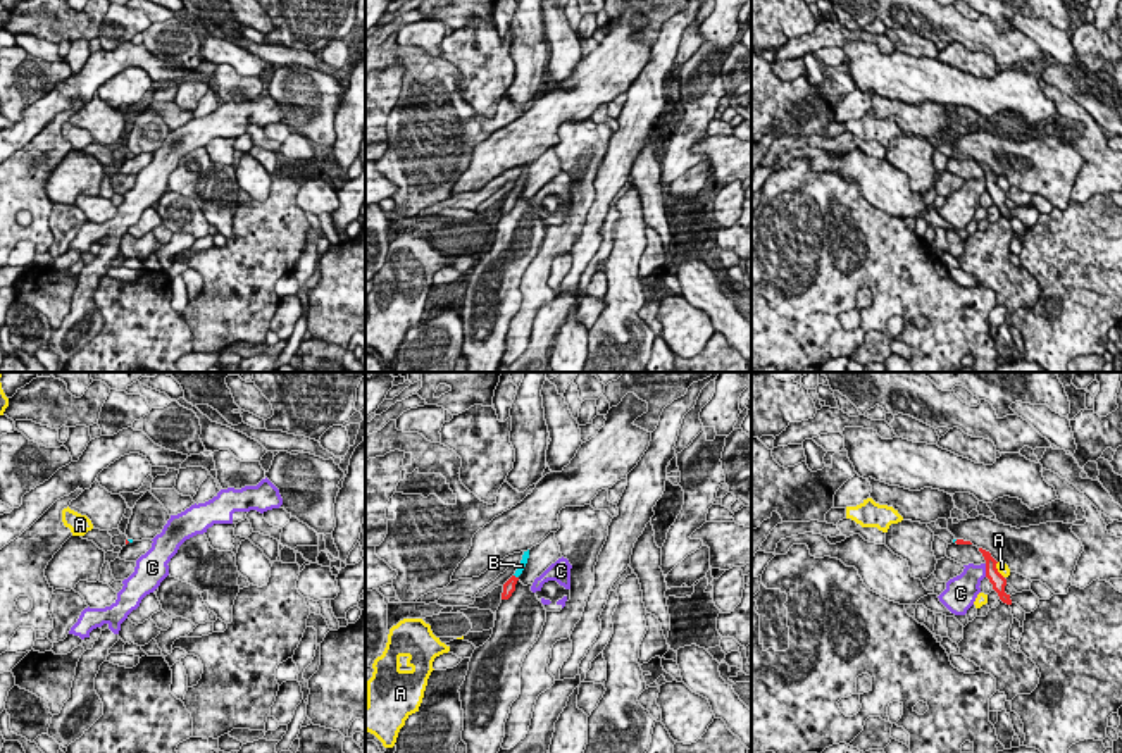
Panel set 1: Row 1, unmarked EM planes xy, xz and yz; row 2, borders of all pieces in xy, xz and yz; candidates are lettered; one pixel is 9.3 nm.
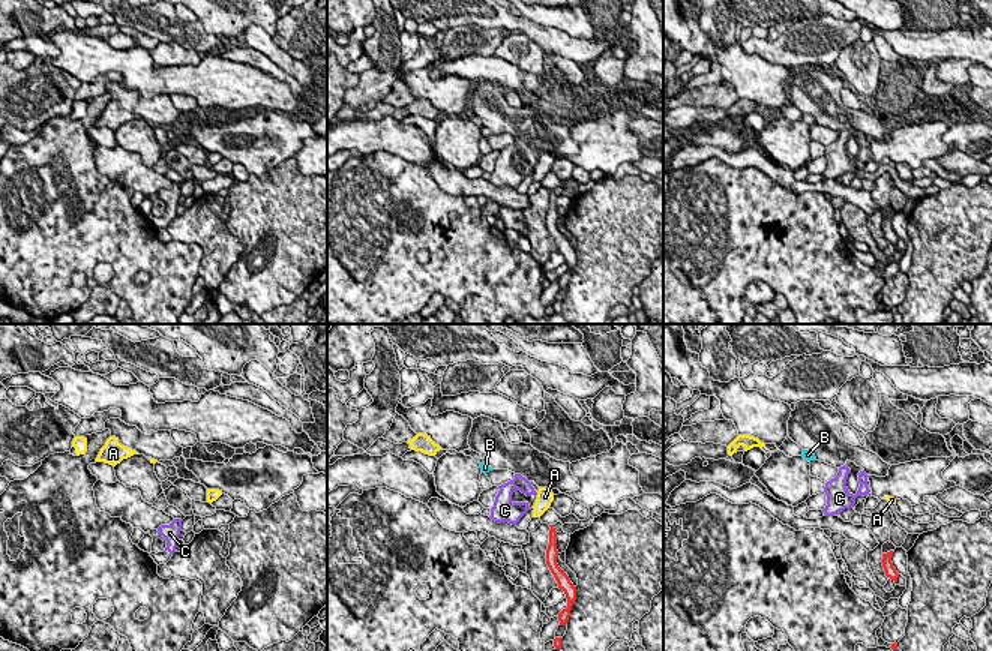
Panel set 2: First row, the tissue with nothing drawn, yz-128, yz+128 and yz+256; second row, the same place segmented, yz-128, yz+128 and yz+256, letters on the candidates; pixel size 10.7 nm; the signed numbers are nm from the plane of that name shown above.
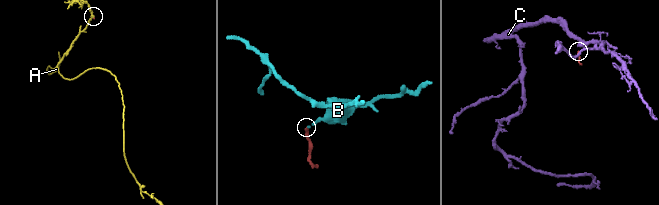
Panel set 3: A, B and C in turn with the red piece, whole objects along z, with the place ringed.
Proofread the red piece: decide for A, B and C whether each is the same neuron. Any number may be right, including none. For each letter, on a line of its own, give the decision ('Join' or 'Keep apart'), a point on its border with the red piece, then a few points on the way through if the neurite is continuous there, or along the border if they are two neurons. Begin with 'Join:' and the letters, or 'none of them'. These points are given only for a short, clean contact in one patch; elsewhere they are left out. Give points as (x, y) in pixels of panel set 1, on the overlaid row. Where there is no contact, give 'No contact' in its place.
Join: B
A: Keep apart. Touches red at yz (997, 571). Boundary: yz (997, 562), (997, 571), (1003, 578)
B: Join. Touches red at xz (514, 576). Path across: xz (509, 586), (514, 576), (521, 566)
C: Keep apart. Touches red at yz (986, 571). Boundary: yz (984, 564), (986, 576)

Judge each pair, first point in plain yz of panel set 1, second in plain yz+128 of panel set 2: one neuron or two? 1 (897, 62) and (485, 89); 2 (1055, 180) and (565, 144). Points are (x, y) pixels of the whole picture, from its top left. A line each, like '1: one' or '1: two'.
1: two
2: one

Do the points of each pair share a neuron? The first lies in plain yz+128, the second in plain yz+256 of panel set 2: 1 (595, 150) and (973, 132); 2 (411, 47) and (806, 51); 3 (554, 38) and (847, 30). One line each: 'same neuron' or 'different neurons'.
1: different neurons
2: same neuron
3: different neurons

